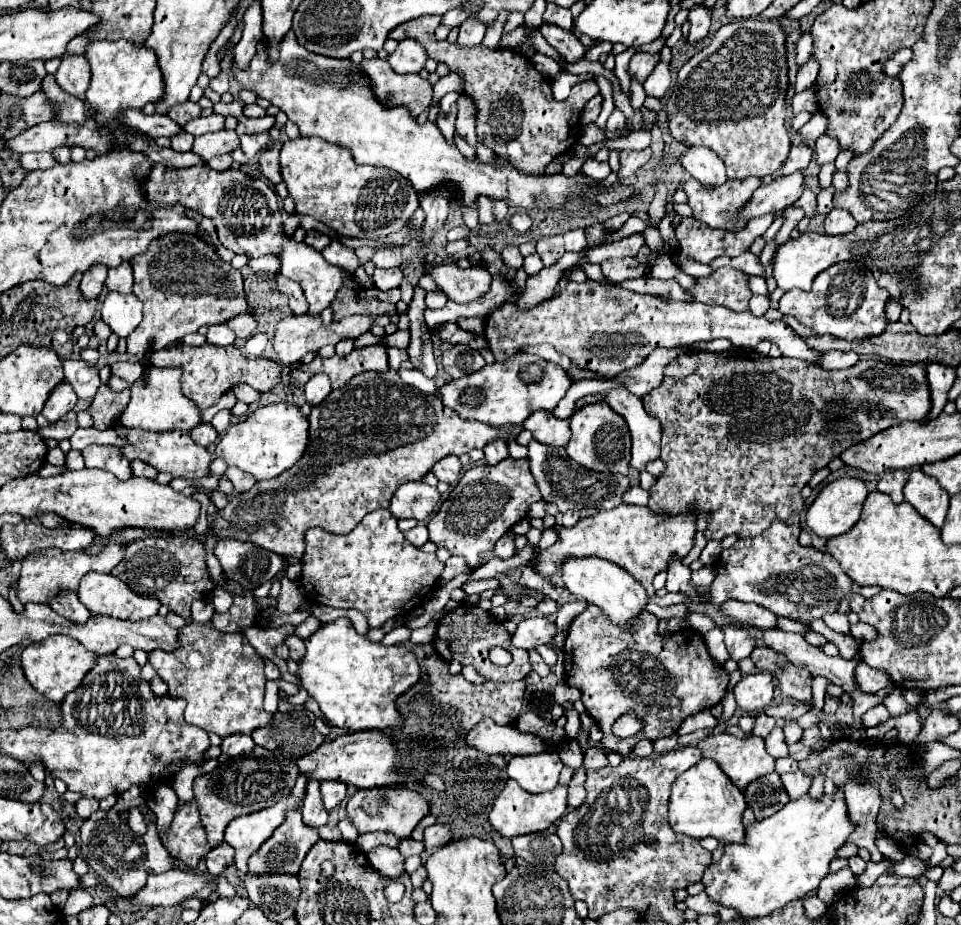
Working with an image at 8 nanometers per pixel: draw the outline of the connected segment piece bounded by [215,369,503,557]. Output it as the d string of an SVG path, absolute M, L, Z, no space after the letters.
M389 369L387 373L371 373L371 371L369 371L369 373L355 375L343 389L331 391L331 393L325 397L323 403L319 403L319 405L313 407L313 411L311 411L311 415L309 415L309 427L311 427L311 429L309 429L311 437L309 437L307 453L305 453L305 457L303 457L295 467L291 467L287 473L283 473L283 475L279 475L279 477L275 477L275 479L257 481L257 483L253 485L253 489L249 489L249 491L245 491L245 493L239 493L237 497L233 497L233 499L227 503L227 507L217 513L217 517L215 517L215 535L217 535L219 539L221 539L221 537L231 537L231 539L255 543L255 545L259 545L259 547L263 547L263 549L269 549L269 551L275 551L275 553L279 553L279 555L301 557L303 551L305 551L305 531L307 531L307 529L311 529L311 527L321 527L321 529L325 529L325 531L329 531L329 533L335 533L335 535L351 533L351 531L361 523L361 519L363 519L367 513L371 513L371 511L375 511L375 509L381 509L381 507L387 507L387 505L391 503L391 497L393 497L393 493L397 491L399 485L403 485L403 483L407 483L407 481L419 481L419 479L423 479L439 459L443 459L443 457L447 457L447 455L451 455L451 453L453 453L453 455L463 455L463 453L469 453L471 449L483 449L489 441L503 437L503 431L501 431L501 429L495 429L495 427L485 425L485 423L479 423L479 421L461 419L453 409L447 409L447 407L439 401L437 395L429 395L429 393L423 393L423 391L411 387L411 385L405 385L405 383L401 381L399 373L393 371L393 369Z

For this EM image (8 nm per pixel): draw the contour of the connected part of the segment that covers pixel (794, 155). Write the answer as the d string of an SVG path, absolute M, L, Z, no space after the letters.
M805 143L793 145L787 163L781 167L783 175L789 175L789 173L793 173L797 169L807 169L807 165L811 161L811 155L813 155L813 149L809 145L805 145Z

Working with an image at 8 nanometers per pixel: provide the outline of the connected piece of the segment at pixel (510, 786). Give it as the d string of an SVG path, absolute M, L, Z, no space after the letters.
M509 779L505 783L505 789L497 797L497 801L493 803L493 811L489 815L489 821L495 831L499 831L503 837L513 839L517 835L527 835L527 833L537 833L537 831L549 829L555 821L559 821L567 813L567 807L569 807L567 785L557 785L555 789L547 791L547 793L531 795L529 791L521 789L515 781Z

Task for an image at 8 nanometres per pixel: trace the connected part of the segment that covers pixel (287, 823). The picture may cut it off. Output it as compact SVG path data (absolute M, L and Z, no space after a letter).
M291 809L285 813L283 825L279 825L279 829L263 843L263 849L249 857L249 871L297 875L305 853L317 841L317 829L303 823L299 809Z

